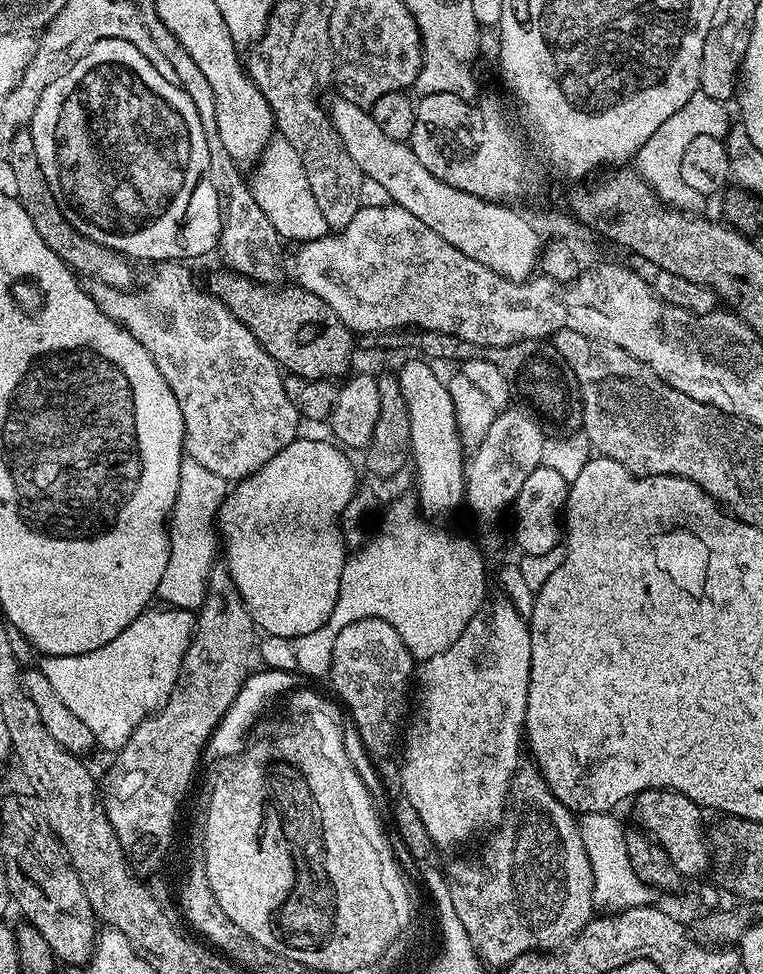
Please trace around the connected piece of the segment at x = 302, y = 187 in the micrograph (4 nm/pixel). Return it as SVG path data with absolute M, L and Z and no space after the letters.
M273 135L251 172L250 187L254 194L254 202L262 206L266 218L270 218L270 226L274 226L274 230L281 238L285 241L303 242L329 235L326 217L323 216L322 210L318 210L318 201L310 191L310 182L306 182L306 170L302 166L302 158L298 158L298 150L290 146L286 137Z

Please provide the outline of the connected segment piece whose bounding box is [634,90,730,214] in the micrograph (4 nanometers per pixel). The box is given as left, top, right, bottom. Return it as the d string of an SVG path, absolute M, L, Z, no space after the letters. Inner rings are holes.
M696 91L690 94L686 106L674 110L650 138L646 138L646 146L638 150L634 157L635 171L639 172L641 178L651 186L658 194L658 198L666 204L672 205L673 209L689 214L700 214L705 210L706 197L698 194L698 190L692 189L682 178L682 154L686 154L686 146L698 138L698 134L710 134L714 138L724 140L729 132L730 120L725 101L710 98L710 94Z

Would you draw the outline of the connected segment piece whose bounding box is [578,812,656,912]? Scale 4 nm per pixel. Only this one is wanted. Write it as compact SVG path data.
M587 812L578 820L582 844L586 847L587 857L590 858L592 877L594 878L593 899L606 902L611 911L624 911L627 908L637 908L640 905L652 904L656 898L655 891L648 884L642 882L634 874L630 860L624 851L625 825L613 813Z

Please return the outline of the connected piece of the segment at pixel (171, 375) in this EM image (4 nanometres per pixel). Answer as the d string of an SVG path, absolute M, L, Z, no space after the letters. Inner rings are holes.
M161 260L151 265L152 273L144 285L131 290L115 288L109 284L93 283L92 301L111 318L121 324L154 358L154 366L166 378L166 386L174 390L184 423L184 450L194 462L202 462L206 470L214 470L226 482L239 482L254 474L274 454L286 450L298 439L296 432L302 425L300 411L286 398L284 376L277 362L263 349L258 338L226 305L208 291L196 285L187 263L179 260Z

